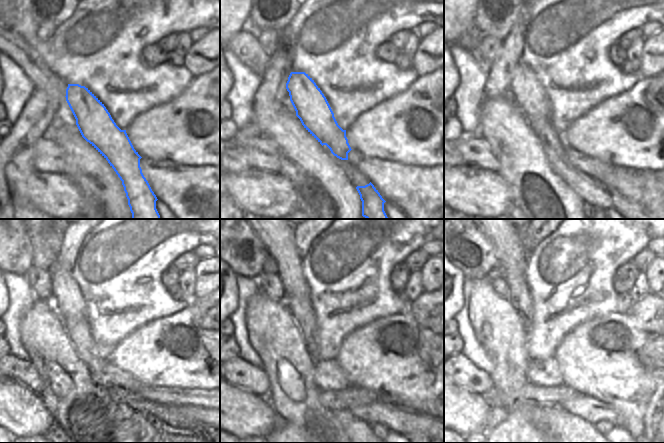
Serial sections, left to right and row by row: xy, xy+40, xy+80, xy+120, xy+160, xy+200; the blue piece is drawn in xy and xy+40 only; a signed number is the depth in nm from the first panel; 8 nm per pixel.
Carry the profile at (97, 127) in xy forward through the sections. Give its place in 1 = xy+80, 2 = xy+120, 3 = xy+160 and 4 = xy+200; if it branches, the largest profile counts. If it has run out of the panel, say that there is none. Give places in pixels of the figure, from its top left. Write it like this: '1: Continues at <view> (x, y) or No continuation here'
1: Continues at xy+80 (530, 96)
2: Continues at xy+120 (68, 299)
3: Continues at xy+160 (278, 239)
4: Continues at xy+200 (506, 239).

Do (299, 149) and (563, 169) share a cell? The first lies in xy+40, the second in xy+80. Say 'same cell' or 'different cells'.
different cells

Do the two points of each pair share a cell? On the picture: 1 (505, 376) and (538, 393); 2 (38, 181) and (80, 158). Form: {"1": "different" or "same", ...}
{"1": "different", "2": "different"}

